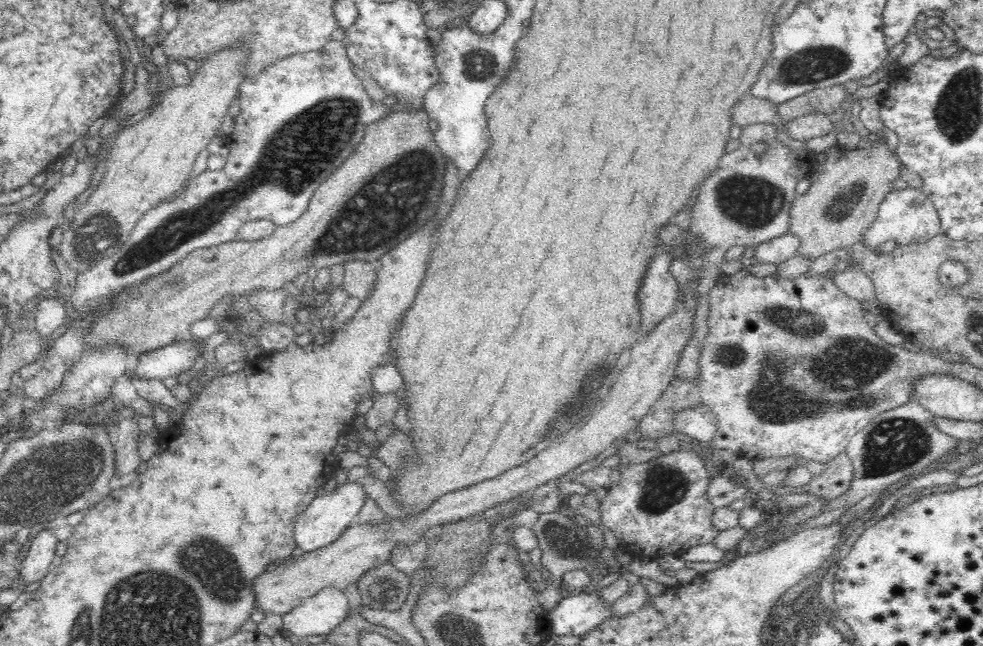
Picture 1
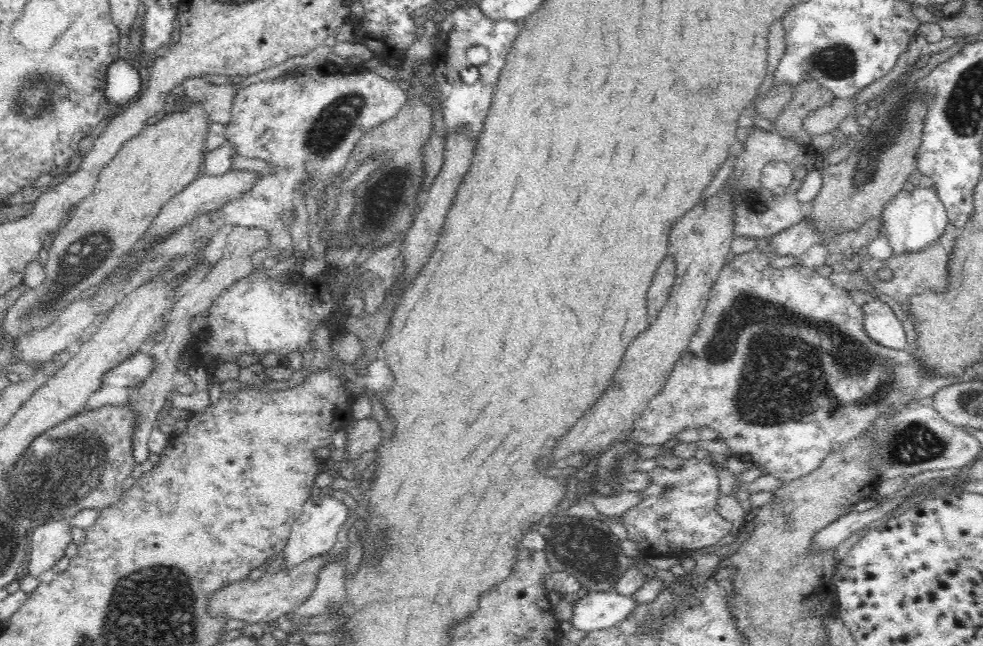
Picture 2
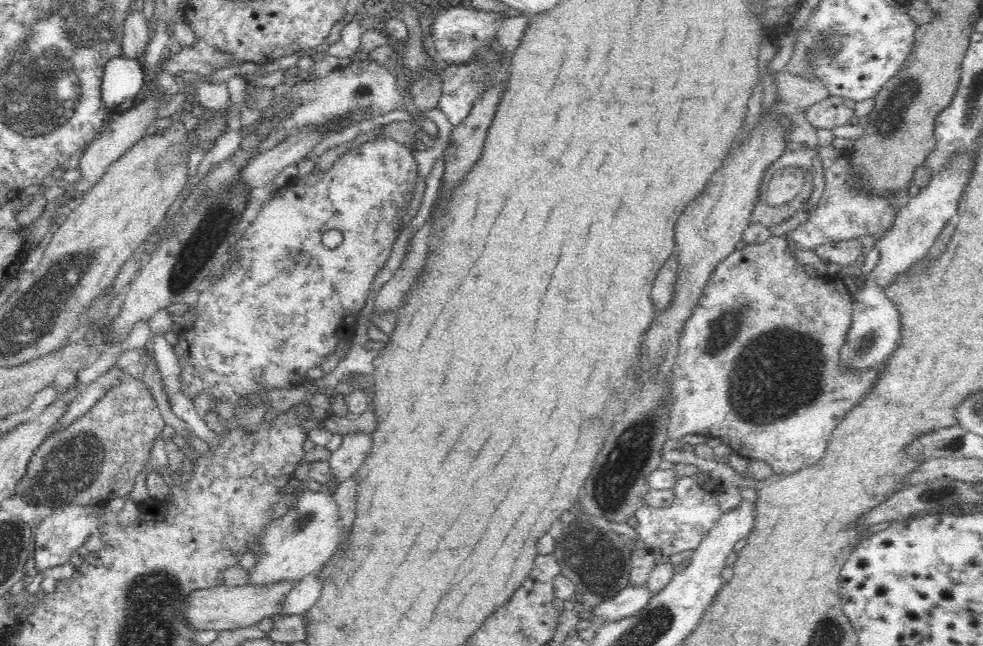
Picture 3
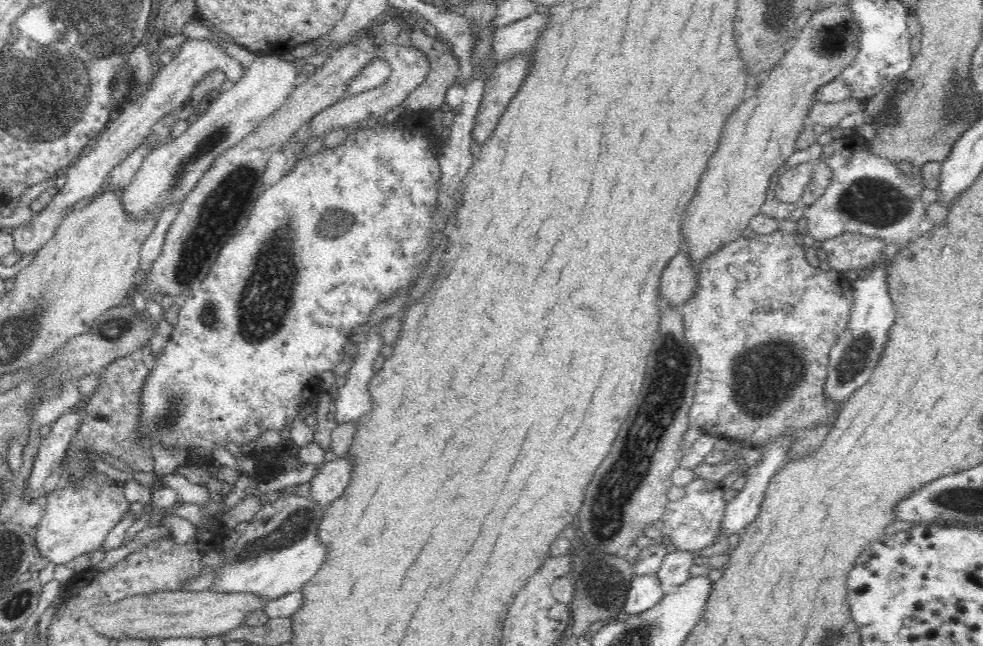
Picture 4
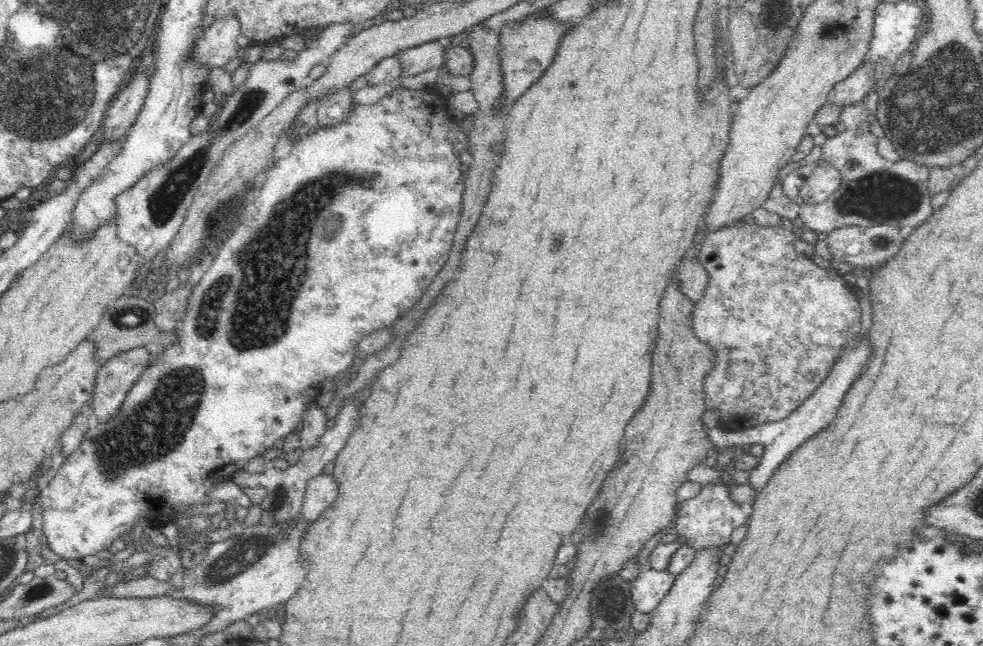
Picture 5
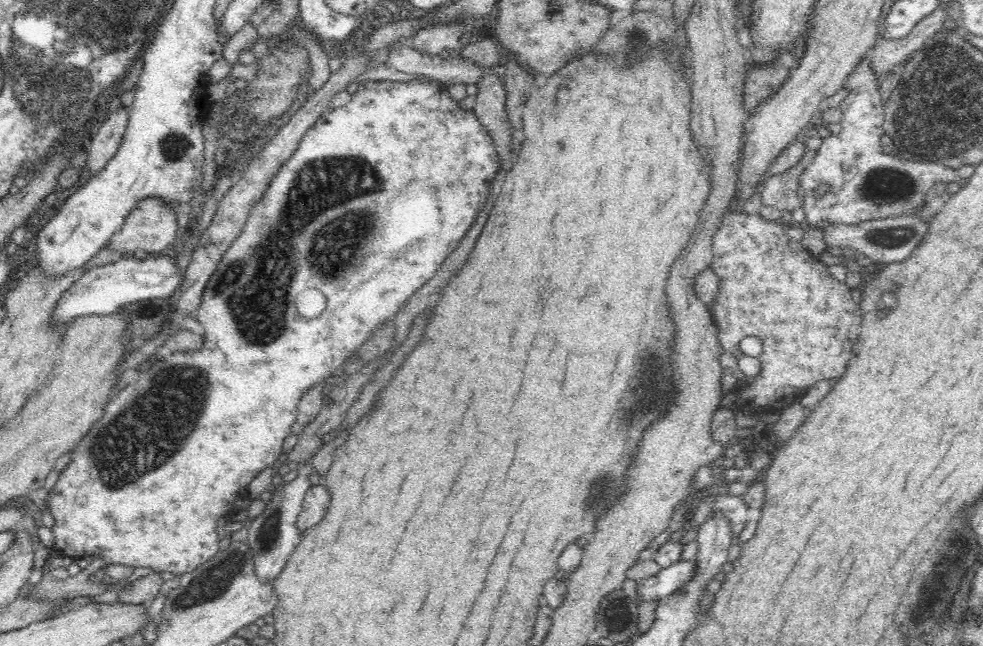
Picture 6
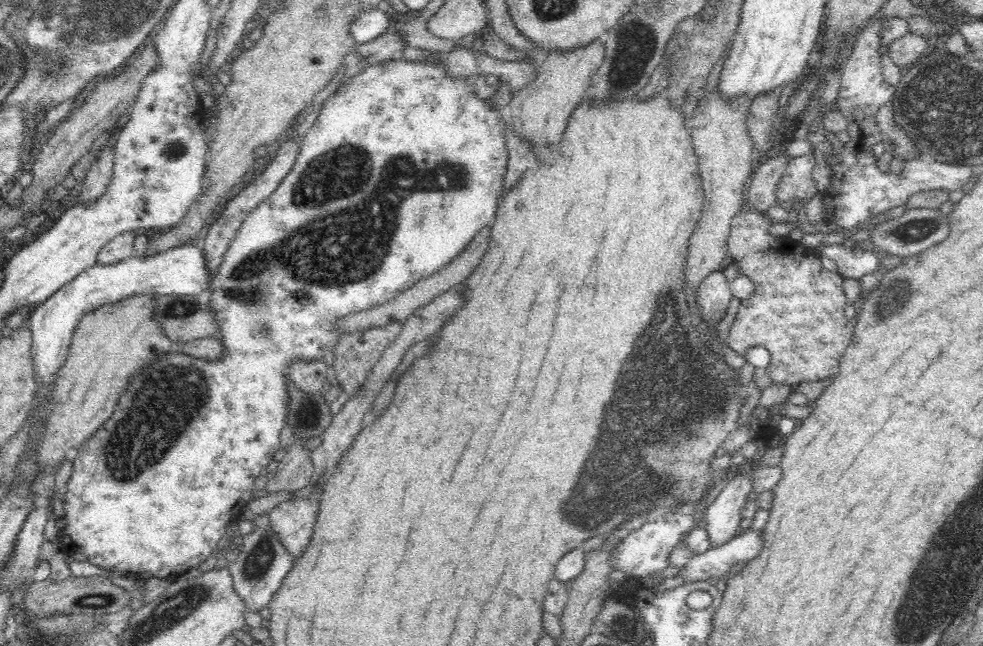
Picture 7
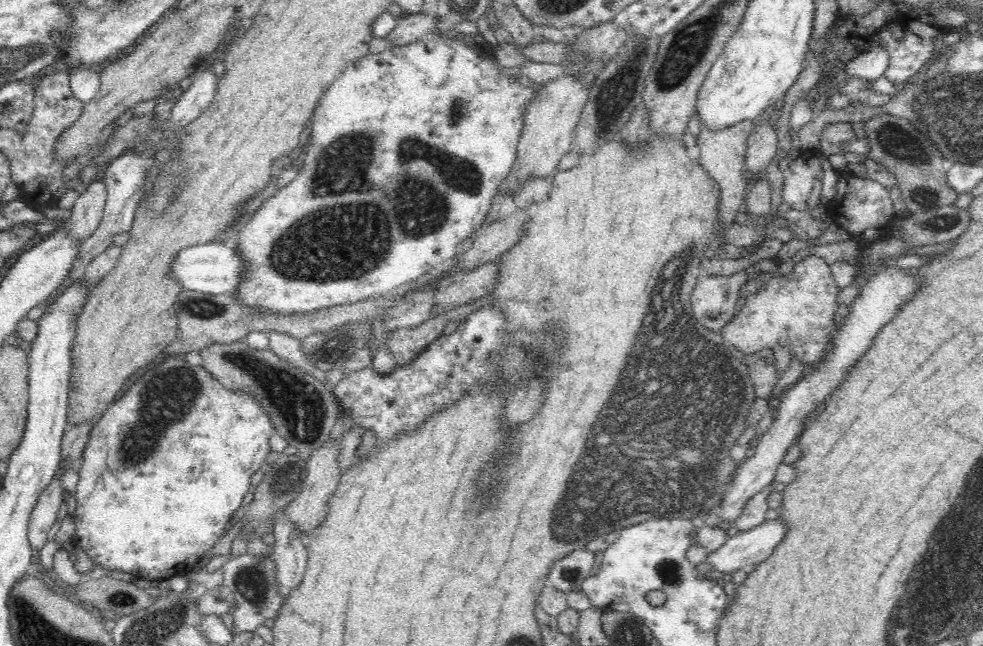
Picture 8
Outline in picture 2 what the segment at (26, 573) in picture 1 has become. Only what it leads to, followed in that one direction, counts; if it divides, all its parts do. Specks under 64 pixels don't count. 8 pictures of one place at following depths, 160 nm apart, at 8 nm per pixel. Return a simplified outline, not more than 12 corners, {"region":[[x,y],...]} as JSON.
{"region":[[60,519],[30,531],[29,574],[64,556],[73,526]]}

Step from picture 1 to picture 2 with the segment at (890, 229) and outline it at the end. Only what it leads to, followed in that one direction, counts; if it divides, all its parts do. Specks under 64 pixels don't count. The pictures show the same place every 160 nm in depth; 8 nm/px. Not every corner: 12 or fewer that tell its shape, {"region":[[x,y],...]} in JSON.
{"region":[[933,187],[902,189],[881,229],[897,255],[944,234],[947,210]]}

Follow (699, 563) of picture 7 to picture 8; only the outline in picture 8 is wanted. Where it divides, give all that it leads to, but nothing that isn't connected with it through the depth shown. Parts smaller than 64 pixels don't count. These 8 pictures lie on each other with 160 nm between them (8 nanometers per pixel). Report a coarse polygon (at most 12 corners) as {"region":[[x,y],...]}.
{"region":[[779,518],[733,531],[704,561],[721,575],[749,570],[774,552]]}

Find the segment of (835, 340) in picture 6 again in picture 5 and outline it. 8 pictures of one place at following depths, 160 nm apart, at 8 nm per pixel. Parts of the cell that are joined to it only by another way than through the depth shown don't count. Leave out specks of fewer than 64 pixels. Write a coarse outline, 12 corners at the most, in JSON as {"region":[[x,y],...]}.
{"region":[[781,224],[708,231],[692,309],[722,429],[790,416],[860,335]]}

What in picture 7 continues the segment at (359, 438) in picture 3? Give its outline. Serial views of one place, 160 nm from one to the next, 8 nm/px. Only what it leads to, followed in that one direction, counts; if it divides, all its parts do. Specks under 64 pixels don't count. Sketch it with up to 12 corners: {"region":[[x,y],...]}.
{"region":[[317,496],[280,502],[270,527],[292,555],[310,544]]}

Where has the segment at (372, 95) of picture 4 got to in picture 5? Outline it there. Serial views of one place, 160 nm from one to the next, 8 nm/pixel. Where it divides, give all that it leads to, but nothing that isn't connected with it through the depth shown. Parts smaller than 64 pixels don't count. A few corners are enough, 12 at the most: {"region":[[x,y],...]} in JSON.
{"region":[[449,38],[397,52],[402,76],[443,64]]}

